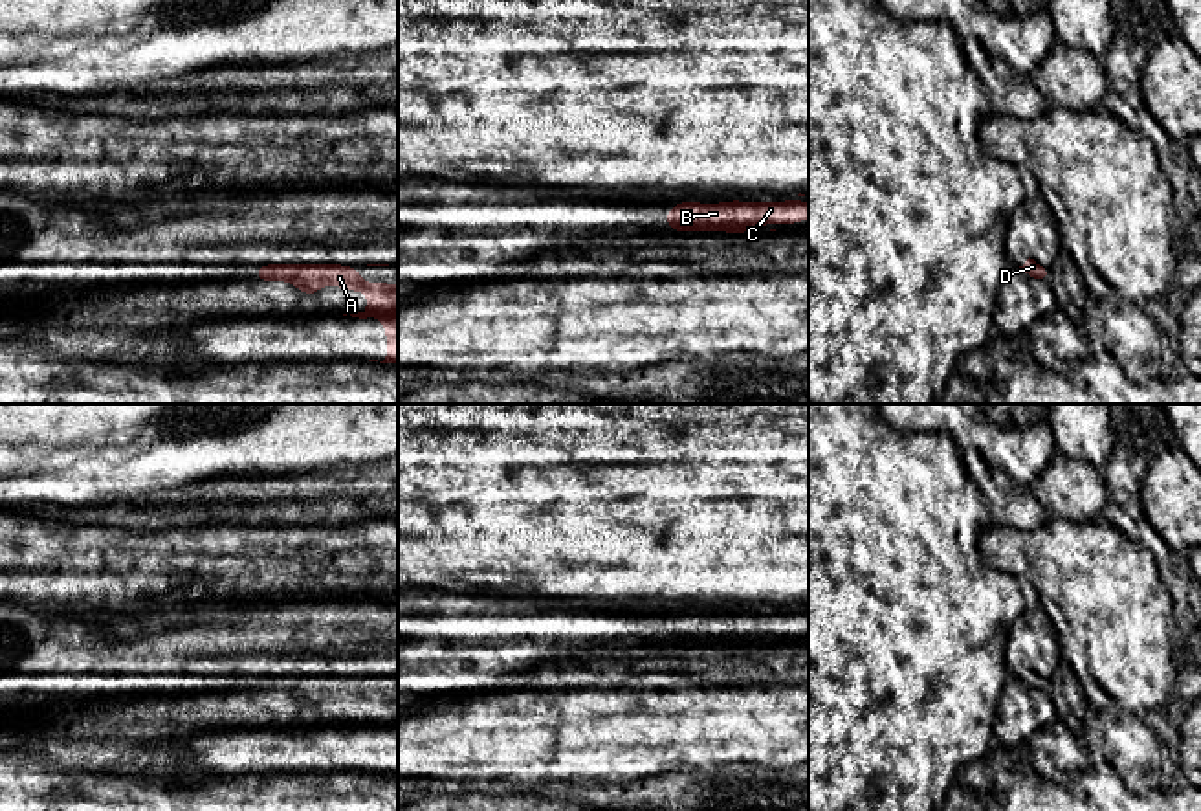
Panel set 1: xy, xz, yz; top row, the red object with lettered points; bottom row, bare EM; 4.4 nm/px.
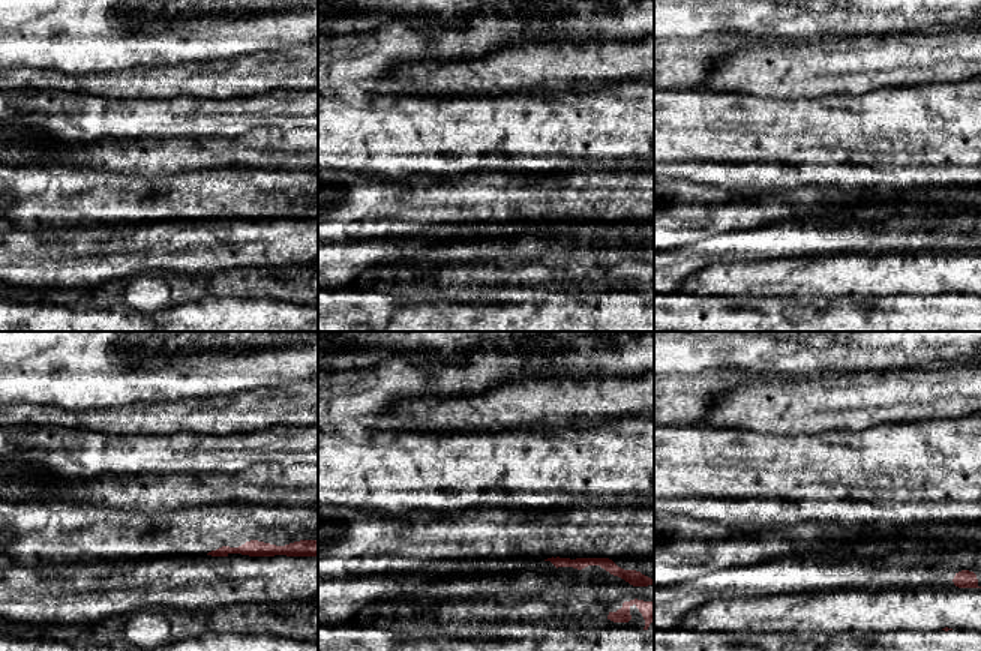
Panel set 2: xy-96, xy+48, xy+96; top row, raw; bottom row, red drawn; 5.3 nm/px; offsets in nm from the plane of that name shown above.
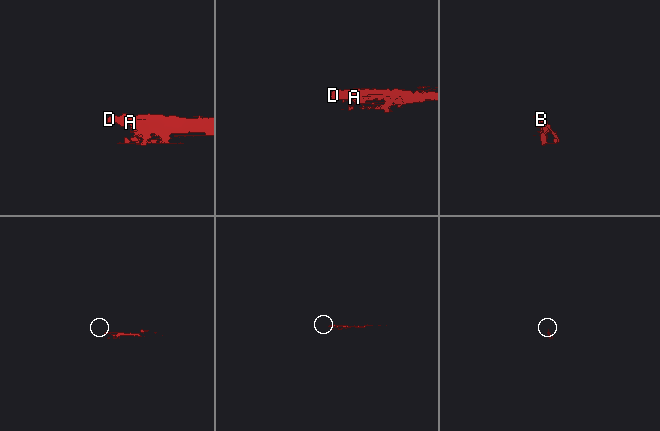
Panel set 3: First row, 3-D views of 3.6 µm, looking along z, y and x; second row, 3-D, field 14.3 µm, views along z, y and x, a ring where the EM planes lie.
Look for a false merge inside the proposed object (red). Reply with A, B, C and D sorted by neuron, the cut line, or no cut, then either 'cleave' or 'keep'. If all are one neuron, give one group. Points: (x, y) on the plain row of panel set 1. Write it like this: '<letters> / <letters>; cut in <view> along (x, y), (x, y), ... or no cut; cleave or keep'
A B C D; no cut; keep

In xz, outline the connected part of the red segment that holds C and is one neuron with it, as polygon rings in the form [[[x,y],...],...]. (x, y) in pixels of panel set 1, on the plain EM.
[[[678,613],[671,615],[666,637],[677,646],[684,640],[706,644],[710,640],[728,644],[748,644],[763,635],[796,635],[809,629],[809,613],[739,613],[722,615]]]

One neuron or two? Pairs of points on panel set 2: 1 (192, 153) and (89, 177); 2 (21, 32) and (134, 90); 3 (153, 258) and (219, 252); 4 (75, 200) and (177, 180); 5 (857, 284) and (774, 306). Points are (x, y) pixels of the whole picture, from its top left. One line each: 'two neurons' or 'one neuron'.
1: two neurons
2: two neurons
3: one neuron
4: one neuron
5: two neurons

